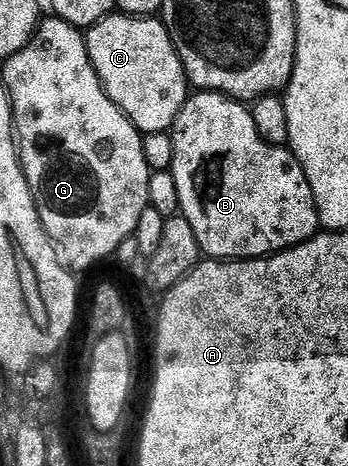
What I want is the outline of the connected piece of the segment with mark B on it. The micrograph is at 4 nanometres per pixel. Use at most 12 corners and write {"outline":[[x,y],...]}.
{"outline":[[191,94],[172,128],[181,218],[214,261],[319,234],[293,151]]}

